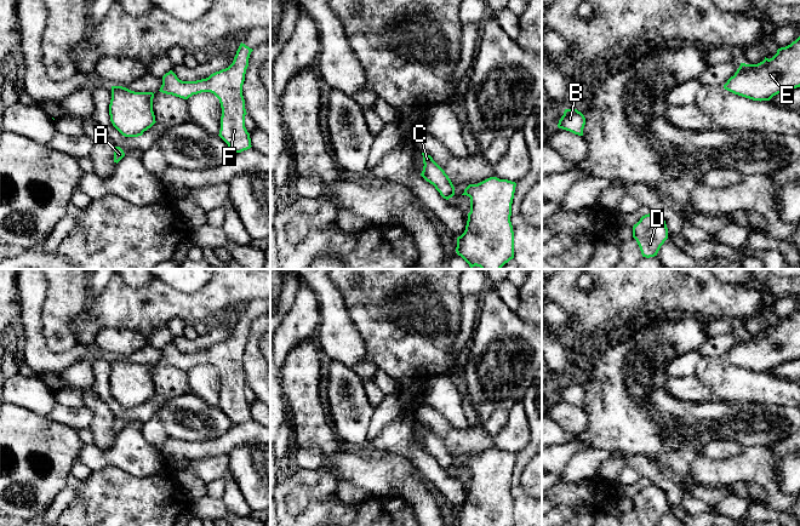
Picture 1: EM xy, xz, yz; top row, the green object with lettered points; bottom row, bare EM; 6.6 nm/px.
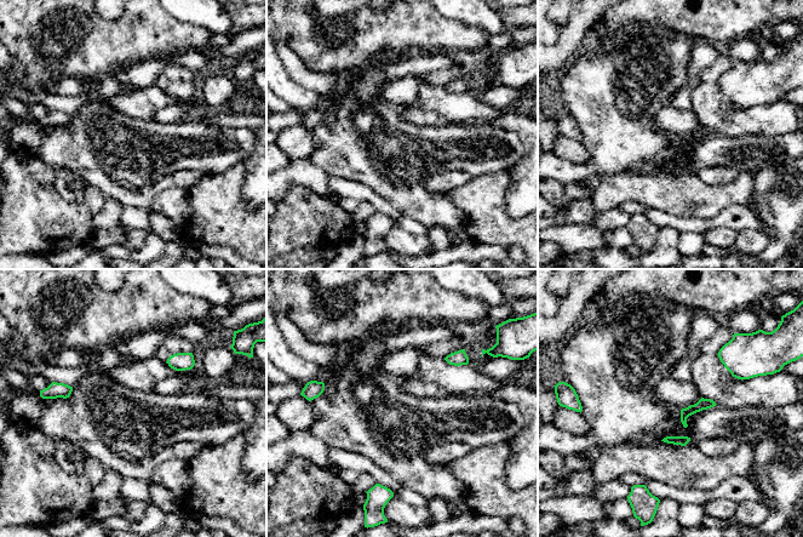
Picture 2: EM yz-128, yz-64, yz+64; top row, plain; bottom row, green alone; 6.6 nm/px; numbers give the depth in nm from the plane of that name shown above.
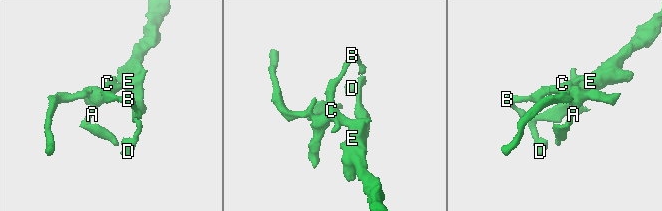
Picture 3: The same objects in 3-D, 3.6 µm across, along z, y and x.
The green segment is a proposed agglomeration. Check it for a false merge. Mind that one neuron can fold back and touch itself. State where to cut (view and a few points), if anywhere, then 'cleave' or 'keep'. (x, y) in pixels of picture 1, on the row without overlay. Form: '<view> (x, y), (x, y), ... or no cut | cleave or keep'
no cut | keep

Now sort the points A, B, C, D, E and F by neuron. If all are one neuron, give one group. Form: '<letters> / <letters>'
A B C D E F

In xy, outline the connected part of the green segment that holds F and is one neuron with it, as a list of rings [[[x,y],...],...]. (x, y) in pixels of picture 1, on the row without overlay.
[[[240,315],[233,335],[206,350],[196,353],[182,353],[170,342],[162,348],[160,364],[188,371],[201,364],[213,365],[221,375],[219,408],[228,416],[233,425],[250,421],[251,410],[245,399],[245,371],[242,356],[245,353],[248,330],[253,321]]]

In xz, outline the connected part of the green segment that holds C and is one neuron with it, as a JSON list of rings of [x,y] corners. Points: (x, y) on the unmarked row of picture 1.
[[[424,424],[422,427],[424,438],[421,447],[433,456],[444,470],[448,471],[455,467],[455,458],[451,451],[430,427]]]

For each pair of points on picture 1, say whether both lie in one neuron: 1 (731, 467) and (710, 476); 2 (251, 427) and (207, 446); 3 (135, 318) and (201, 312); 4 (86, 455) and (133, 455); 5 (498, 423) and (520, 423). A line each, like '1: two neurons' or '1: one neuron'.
1: one neuron
2: one neuron
3: one neuron
4: one neuron
5: two neurons

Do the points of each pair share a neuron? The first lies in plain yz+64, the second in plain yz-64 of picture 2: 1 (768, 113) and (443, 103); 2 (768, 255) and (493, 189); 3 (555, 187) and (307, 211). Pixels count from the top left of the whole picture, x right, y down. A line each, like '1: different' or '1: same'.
1: same
2: different
3: different

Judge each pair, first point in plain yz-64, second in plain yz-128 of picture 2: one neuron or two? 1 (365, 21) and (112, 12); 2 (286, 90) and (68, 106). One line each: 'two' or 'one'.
1: two
2: one

